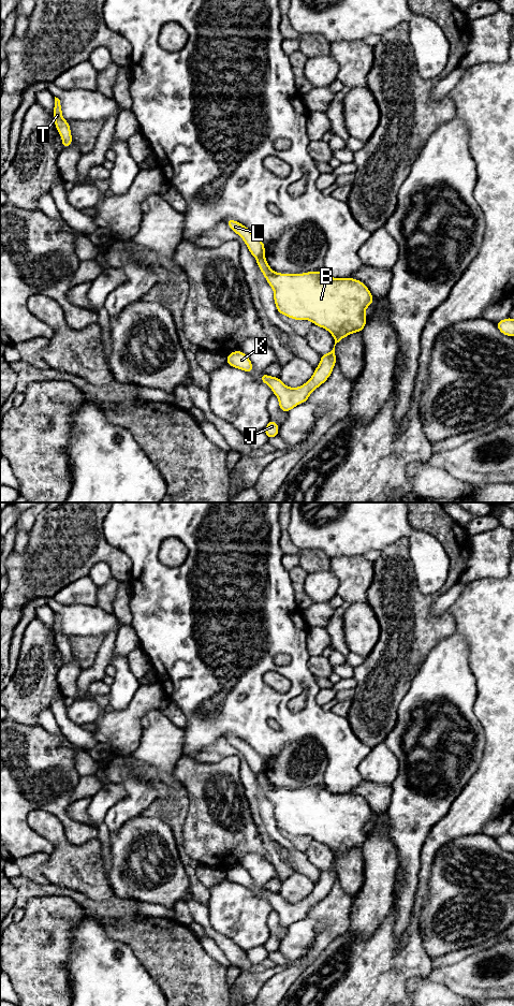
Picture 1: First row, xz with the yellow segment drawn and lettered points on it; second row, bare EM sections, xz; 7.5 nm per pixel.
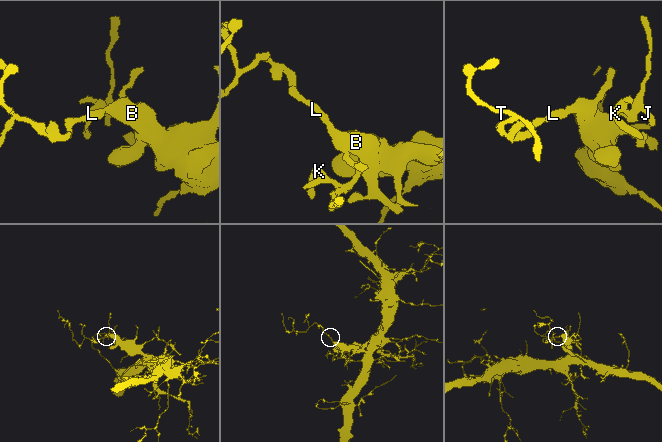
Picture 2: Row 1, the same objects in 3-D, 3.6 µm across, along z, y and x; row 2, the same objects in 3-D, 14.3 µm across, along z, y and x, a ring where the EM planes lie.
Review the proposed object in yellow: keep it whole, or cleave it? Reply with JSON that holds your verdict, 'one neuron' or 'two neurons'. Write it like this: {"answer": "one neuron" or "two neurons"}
{"answer": "two neurons"}

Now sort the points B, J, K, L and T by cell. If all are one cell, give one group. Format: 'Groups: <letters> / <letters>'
Groups: B J K / L T

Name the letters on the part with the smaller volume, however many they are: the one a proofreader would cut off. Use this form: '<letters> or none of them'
L, T

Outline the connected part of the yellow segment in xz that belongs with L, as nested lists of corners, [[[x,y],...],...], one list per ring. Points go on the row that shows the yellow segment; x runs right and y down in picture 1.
[[[231,218],[226,219],[225,222],[237,235],[239,235],[244,239],[250,253],[256,260],[260,257],[264,256],[265,252],[264,243],[259,237],[256,237],[247,227]]]

